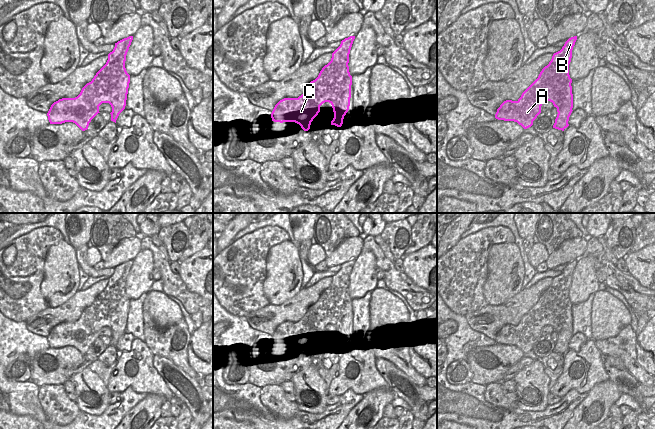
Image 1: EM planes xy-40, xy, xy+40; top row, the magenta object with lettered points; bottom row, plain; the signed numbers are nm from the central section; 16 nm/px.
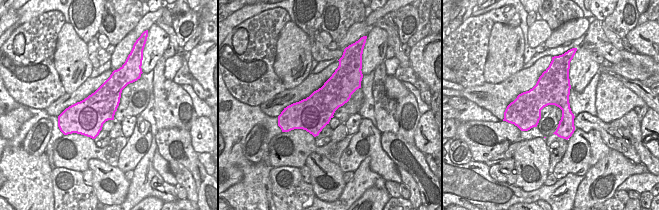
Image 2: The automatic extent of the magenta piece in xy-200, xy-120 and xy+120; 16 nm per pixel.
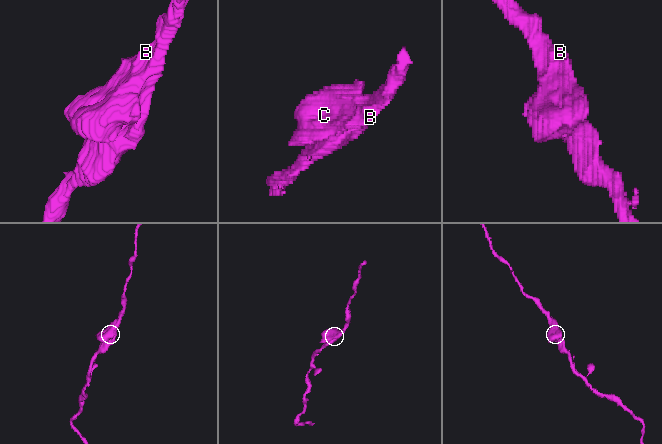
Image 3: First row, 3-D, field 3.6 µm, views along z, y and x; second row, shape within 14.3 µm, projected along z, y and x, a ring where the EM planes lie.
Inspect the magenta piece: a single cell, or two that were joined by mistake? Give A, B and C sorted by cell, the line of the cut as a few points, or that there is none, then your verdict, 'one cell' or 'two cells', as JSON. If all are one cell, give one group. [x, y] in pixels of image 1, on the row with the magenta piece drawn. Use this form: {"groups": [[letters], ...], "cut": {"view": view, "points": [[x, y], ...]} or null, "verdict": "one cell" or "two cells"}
{"groups": [["A", "B", "C"]], "cut": null, "verdict": "one cell"}

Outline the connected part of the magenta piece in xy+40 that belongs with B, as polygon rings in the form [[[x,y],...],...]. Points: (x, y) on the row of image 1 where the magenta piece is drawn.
[[[577,36],[569,38],[517,101],[506,100],[500,105],[495,118],[517,122],[527,129],[541,113],[542,104],[550,101],[558,112],[553,128],[564,131],[569,126],[569,117],[573,111],[569,64],[576,40]]]

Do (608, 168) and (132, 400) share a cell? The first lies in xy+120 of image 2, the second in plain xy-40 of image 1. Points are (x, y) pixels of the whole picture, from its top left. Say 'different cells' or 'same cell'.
different cells

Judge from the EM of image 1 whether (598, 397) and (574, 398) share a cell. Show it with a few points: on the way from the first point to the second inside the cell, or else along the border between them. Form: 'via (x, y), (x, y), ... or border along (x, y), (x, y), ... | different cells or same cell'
border along (587, 393), (587, 396), (574, 409), (570, 417) | different cells

